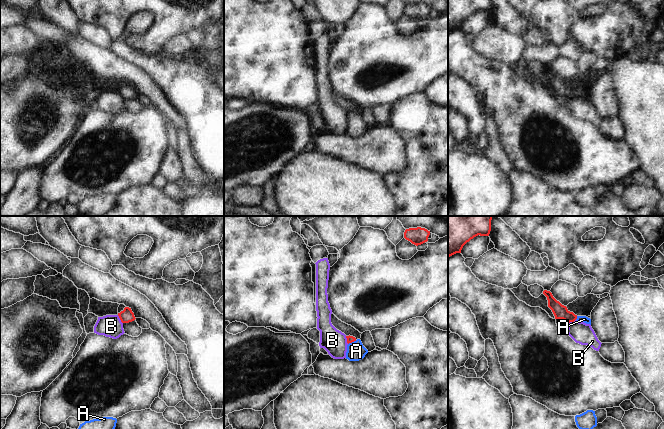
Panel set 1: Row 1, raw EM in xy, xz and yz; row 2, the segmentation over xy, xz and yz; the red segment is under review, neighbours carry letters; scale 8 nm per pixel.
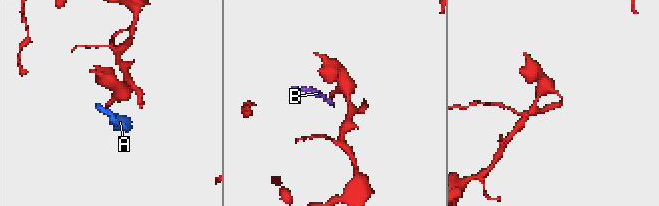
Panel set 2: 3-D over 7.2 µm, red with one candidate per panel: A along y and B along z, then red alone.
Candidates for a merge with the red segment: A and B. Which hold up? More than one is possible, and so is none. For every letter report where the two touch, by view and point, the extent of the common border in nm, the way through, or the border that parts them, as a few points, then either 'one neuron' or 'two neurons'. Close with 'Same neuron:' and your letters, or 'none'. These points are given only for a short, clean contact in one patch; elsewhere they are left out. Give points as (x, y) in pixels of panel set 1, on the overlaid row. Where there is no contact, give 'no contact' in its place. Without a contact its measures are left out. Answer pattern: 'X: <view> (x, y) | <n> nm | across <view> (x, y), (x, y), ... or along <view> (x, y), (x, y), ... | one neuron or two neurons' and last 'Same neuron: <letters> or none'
A: yz (576, 318) | 40 nm | across yz (560, 311), (569, 317), (576, 318), (584, 319) | one neuron
B: xy (120, 319) | 80 nm | along xy (117, 315), (122, 323) | two neurons
Same neuron: A

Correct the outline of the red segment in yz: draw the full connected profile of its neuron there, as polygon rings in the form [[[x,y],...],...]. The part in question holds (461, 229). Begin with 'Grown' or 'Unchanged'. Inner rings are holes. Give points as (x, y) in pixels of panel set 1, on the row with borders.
Unchanged. [[[448,216],[448,257],[461,253],[463,246],[474,237],[489,236],[492,216]]]

